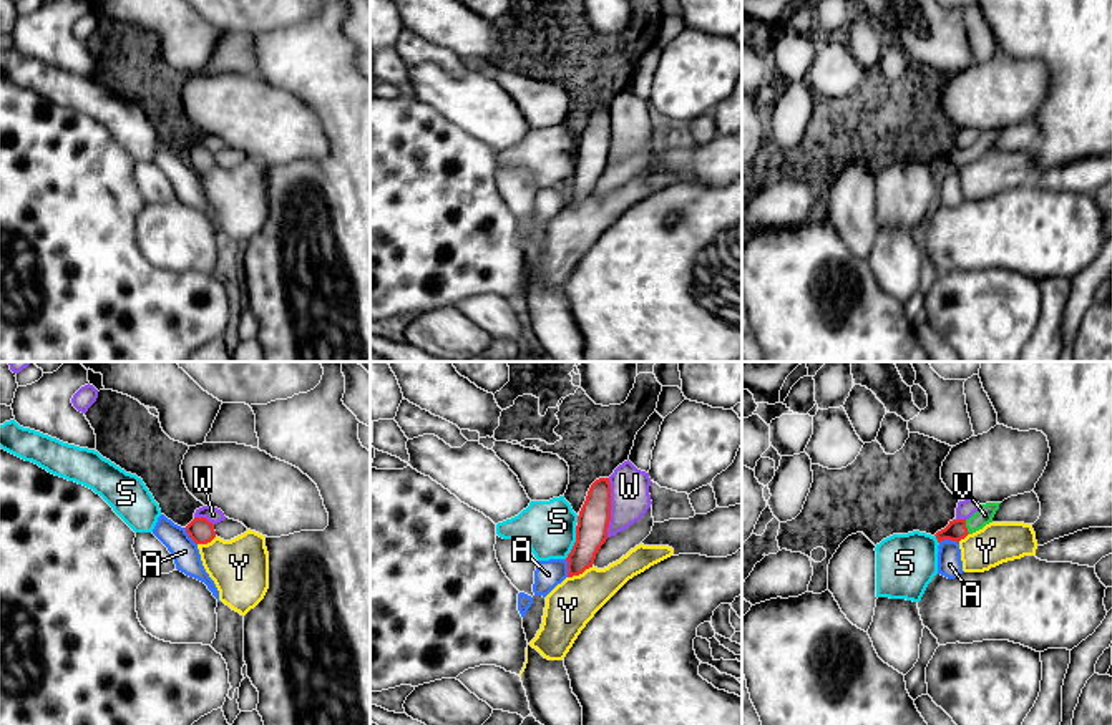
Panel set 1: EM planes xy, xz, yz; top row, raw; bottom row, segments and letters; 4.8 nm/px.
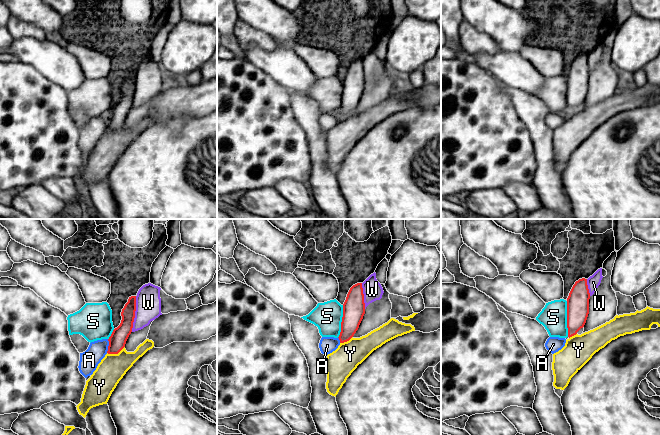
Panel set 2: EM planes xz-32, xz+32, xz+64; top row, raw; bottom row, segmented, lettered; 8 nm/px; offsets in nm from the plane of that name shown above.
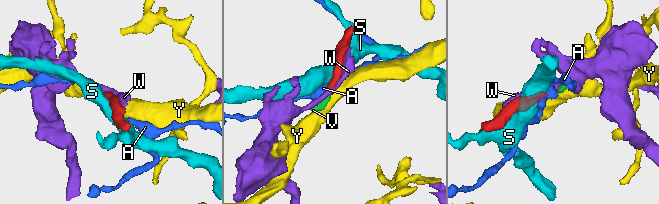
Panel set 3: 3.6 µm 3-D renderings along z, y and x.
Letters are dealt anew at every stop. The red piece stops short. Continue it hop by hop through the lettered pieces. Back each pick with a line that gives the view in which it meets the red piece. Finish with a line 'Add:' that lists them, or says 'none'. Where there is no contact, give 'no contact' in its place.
V: yz
Add: V

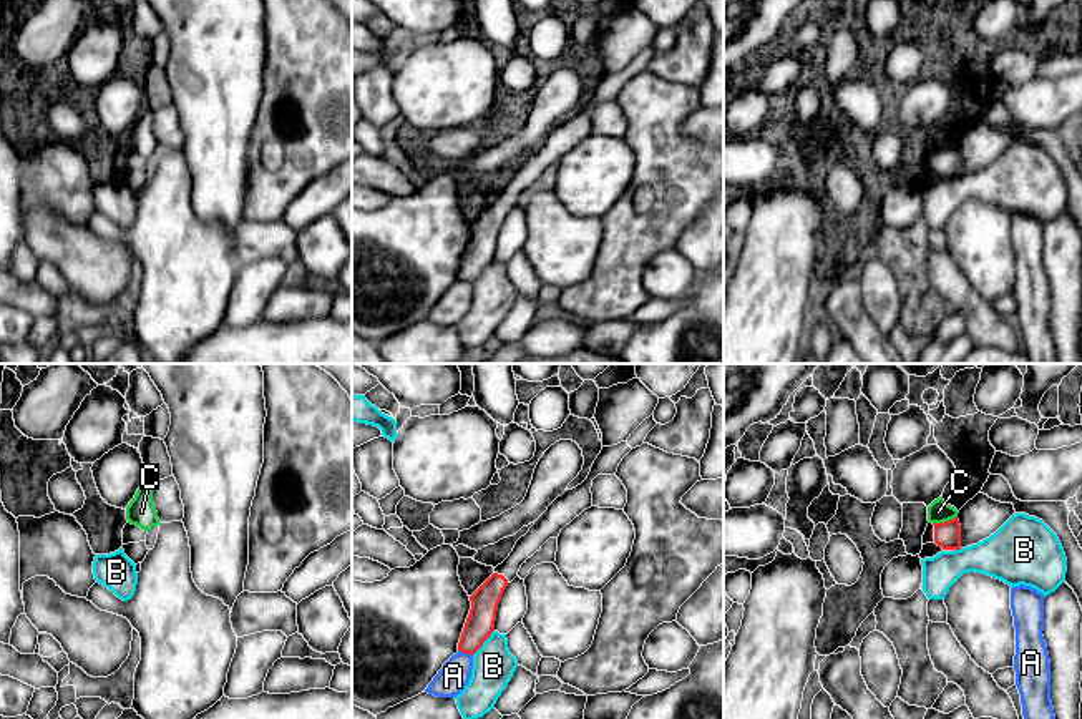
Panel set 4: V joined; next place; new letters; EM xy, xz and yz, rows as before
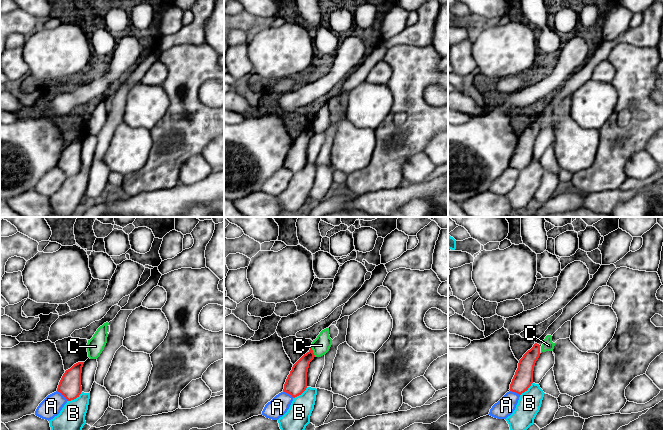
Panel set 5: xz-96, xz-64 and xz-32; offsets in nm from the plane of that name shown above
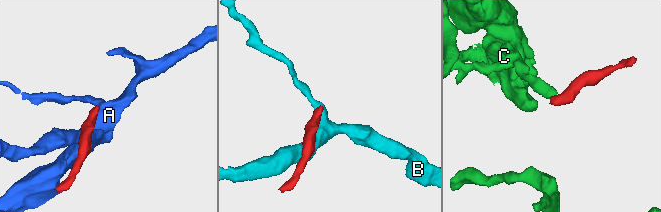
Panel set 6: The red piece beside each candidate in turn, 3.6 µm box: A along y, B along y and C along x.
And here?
Add: none

